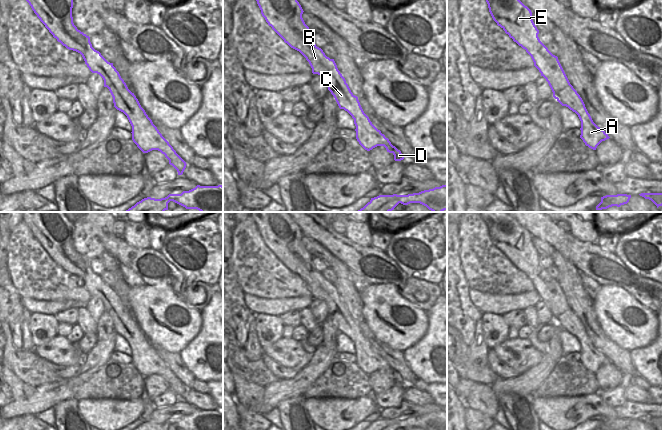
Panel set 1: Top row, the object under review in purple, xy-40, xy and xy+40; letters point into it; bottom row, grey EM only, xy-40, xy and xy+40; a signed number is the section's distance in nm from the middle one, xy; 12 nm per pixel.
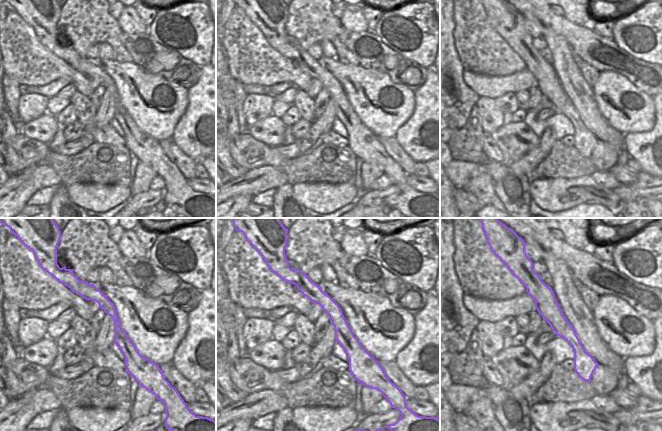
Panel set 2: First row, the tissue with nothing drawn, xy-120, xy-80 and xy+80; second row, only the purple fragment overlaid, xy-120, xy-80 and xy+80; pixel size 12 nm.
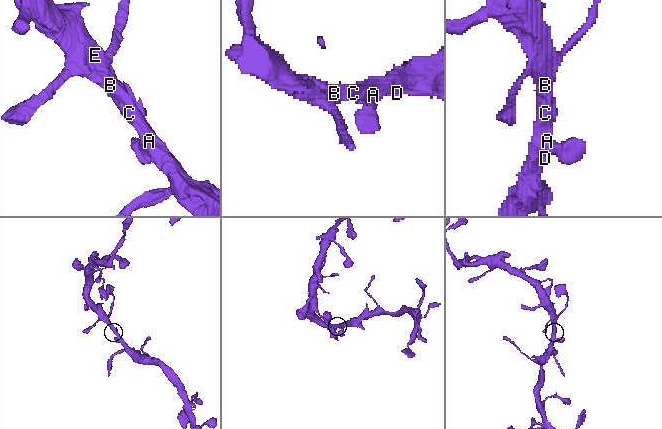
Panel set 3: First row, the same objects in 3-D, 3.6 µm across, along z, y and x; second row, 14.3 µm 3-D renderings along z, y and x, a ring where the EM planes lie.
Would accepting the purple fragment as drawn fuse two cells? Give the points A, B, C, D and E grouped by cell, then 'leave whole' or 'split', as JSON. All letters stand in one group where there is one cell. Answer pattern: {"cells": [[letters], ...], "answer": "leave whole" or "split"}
{"cells": [["A", "B", "C", "D", "E"]], "answer": "leave whole"}

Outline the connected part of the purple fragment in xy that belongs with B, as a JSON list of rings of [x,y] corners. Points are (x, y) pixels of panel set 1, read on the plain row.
[[[250,212],[250,216],[268,249],[285,267],[306,282],[313,298],[326,303],[328,314],[339,332],[347,335],[354,343],[359,368],[367,375],[384,370],[387,376],[394,379],[395,385],[403,384],[401,375],[391,368],[364,337],[358,321],[351,316],[334,283],[327,281],[323,274],[316,270],[313,256],[302,242],[304,235],[291,216],[287,212]]]

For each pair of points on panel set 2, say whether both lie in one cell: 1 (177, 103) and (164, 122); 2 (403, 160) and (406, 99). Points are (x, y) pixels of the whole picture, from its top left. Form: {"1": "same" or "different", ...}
{"1": "same", "2": "different"}

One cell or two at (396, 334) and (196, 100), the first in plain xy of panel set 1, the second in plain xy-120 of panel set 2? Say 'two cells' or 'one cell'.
two cells

